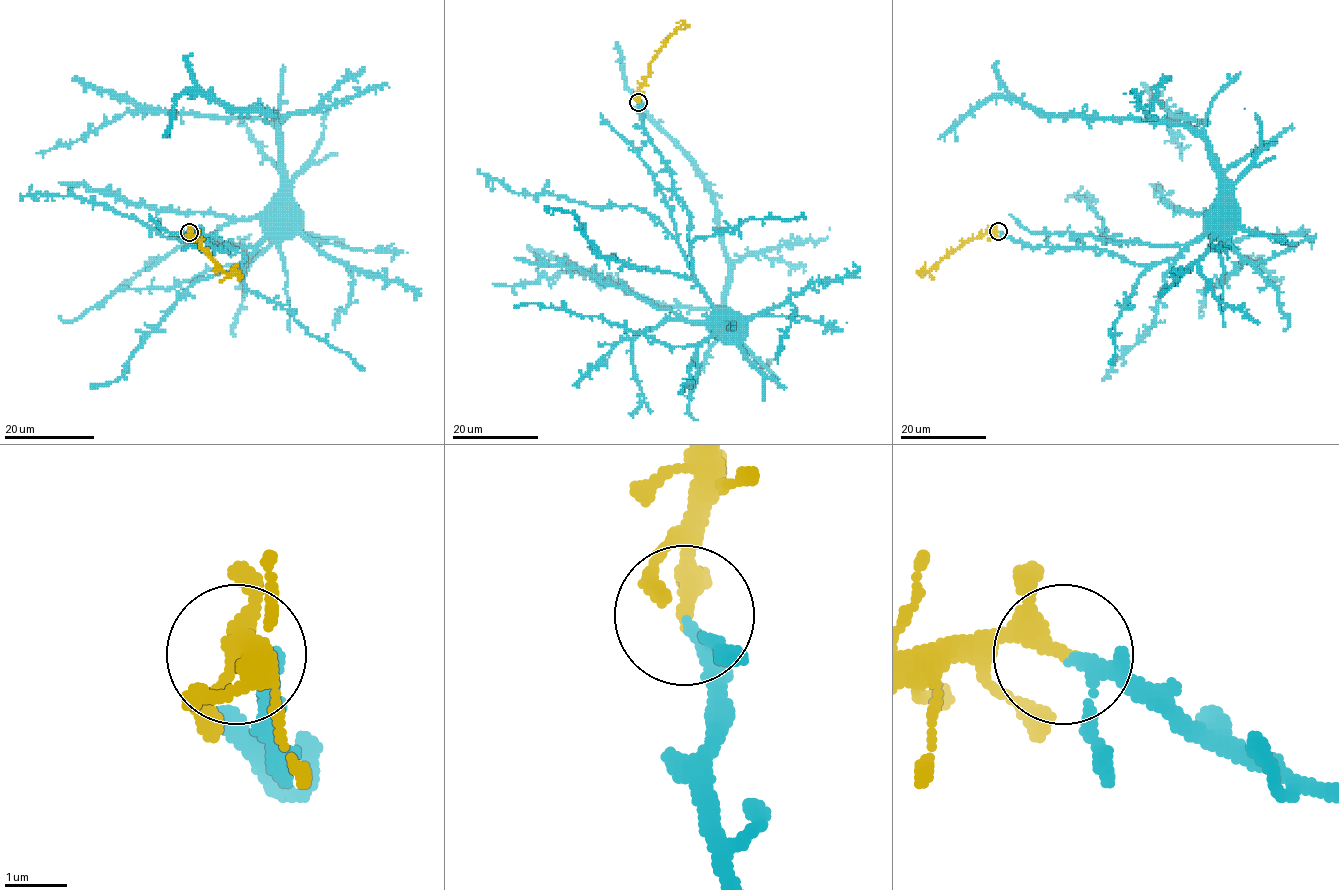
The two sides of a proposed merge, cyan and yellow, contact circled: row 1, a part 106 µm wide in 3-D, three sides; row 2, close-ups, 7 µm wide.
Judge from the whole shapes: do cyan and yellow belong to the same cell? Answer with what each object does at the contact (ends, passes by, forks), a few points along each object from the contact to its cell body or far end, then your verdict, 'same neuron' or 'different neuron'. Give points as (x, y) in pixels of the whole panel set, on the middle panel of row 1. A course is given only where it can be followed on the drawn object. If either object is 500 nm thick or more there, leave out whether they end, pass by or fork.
cyan passes by | yellow passes by | cyan via (638, 102), (649, 141), (690, 216), (693, 279), (728, 323), (728, 256), (715, 196), (627, 86), (615, 42) | yellow via (638, 102), (649, 65), (672, 34), (682, 25), (685, 26) | same neuron

